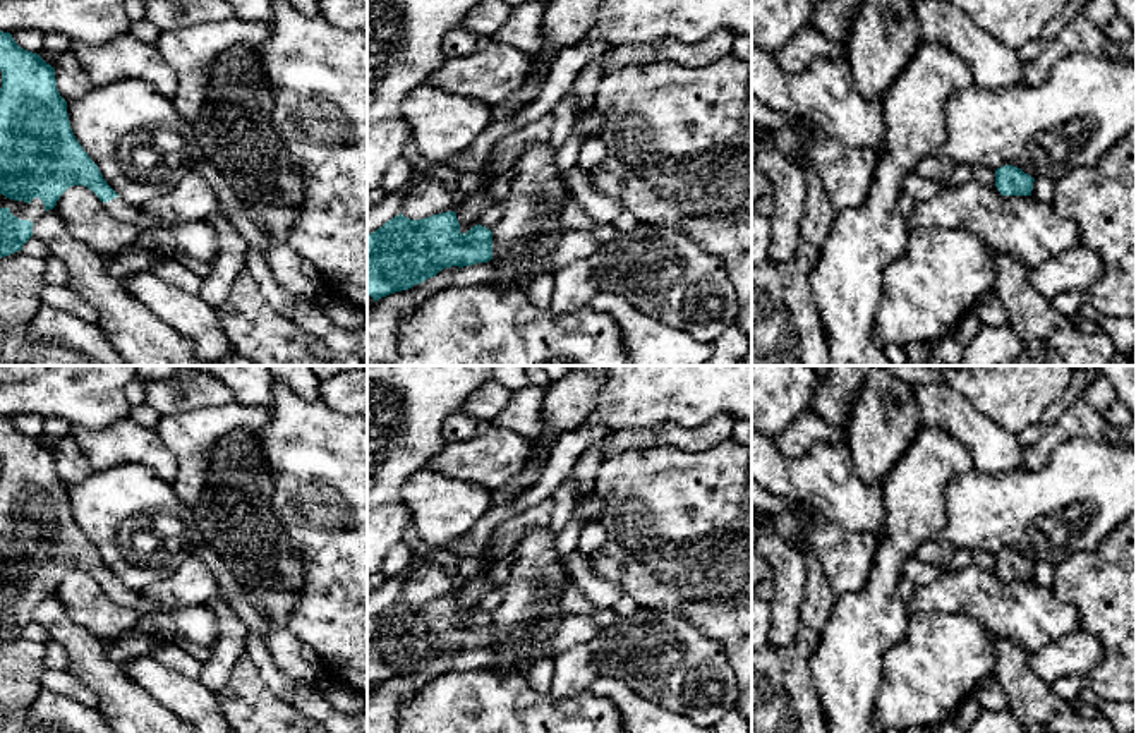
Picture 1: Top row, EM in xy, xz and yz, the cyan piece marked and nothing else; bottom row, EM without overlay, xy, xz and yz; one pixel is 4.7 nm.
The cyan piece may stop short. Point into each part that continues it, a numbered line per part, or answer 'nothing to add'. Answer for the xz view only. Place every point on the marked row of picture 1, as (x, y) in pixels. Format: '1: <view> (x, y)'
nothing to add

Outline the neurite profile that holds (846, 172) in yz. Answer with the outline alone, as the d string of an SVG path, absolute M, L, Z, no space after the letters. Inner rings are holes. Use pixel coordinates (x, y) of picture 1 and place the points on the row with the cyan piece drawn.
M810 122L807 158L836 211L865 201L875 173L873 149L846 146Z

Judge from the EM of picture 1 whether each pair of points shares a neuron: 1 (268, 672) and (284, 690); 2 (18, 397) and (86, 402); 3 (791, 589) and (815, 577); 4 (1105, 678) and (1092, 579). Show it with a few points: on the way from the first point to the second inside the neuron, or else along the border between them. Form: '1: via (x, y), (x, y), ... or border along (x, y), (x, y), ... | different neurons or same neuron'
1: via (273, 677), (282, 685) | same neuron
2: via (35, 397), (69, 397) | same neuron
3: border along (805, 543), (797, 546), (805, 567), (798, 622) | different neurons
4: via (1114, 654), (1114, 603) | same neuron

